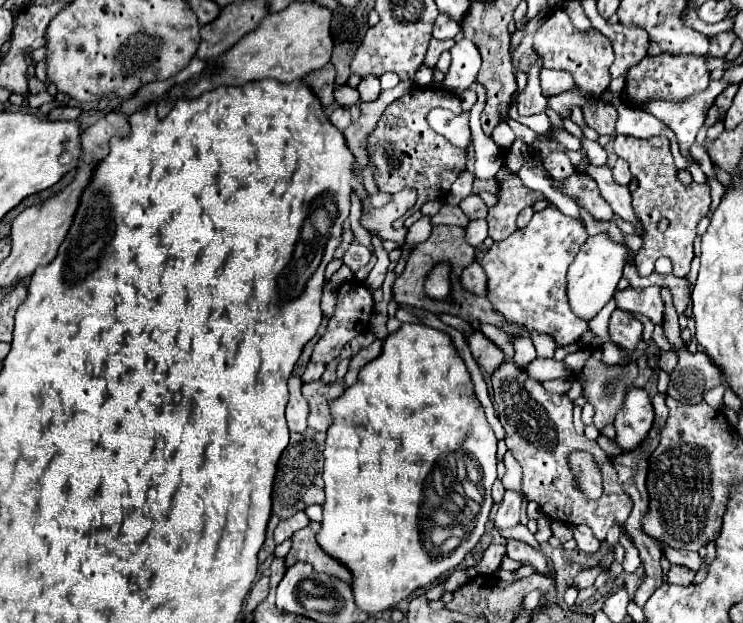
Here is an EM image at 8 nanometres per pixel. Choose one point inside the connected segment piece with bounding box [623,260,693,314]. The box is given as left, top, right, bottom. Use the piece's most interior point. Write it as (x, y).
(680, 287)

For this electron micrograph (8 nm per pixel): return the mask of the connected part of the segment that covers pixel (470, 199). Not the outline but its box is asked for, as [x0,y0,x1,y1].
[459,194,488,220]

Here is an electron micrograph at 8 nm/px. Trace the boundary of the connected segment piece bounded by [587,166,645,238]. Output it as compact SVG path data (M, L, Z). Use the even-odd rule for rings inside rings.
M589 166L587 172L589 172L589 170L593 172L593 178L597 180L603 198L611 204L613 212L619 214L623 220L629 220L629 222L635 226L637 236L645 238L645 230L643 230L643 226L641 226L641 222L639 222L639 218L637 218L637 214L635 214L635 210L633 210L633 206L631 206L631 192L629 192L629 188L617 184L617 182L613 180L611 170L609 170L607 166L603 166L603 168ZM597 174L601 174L601 178L599 178Z

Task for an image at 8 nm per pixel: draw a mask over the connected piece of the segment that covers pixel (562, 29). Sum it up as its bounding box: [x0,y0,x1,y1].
[533,6,613,98]

